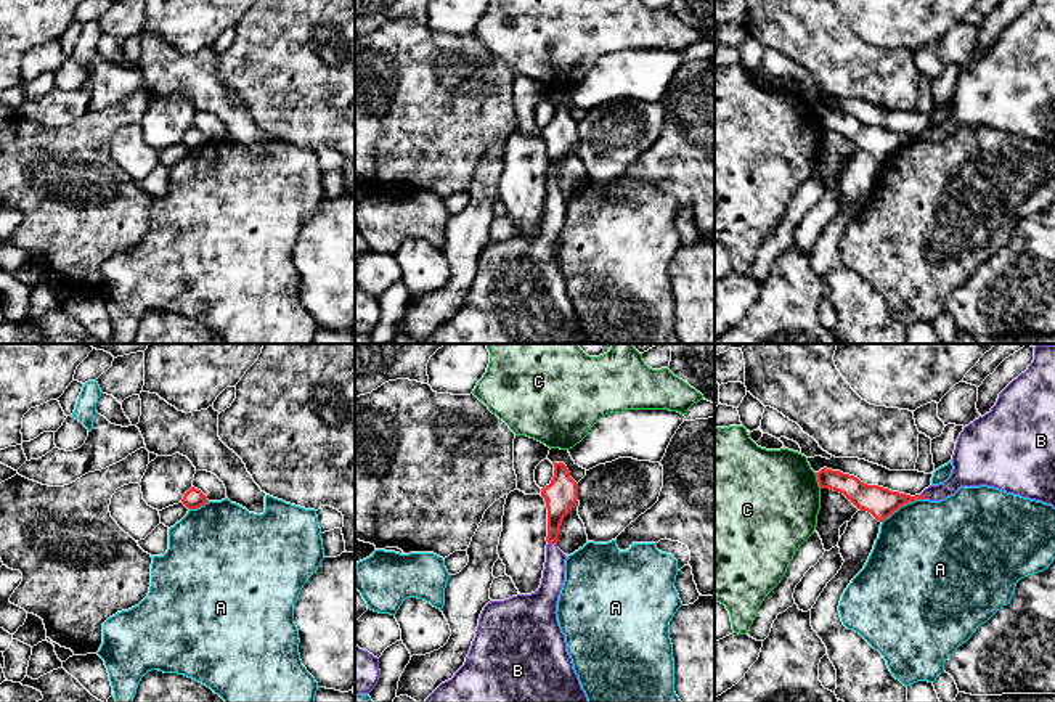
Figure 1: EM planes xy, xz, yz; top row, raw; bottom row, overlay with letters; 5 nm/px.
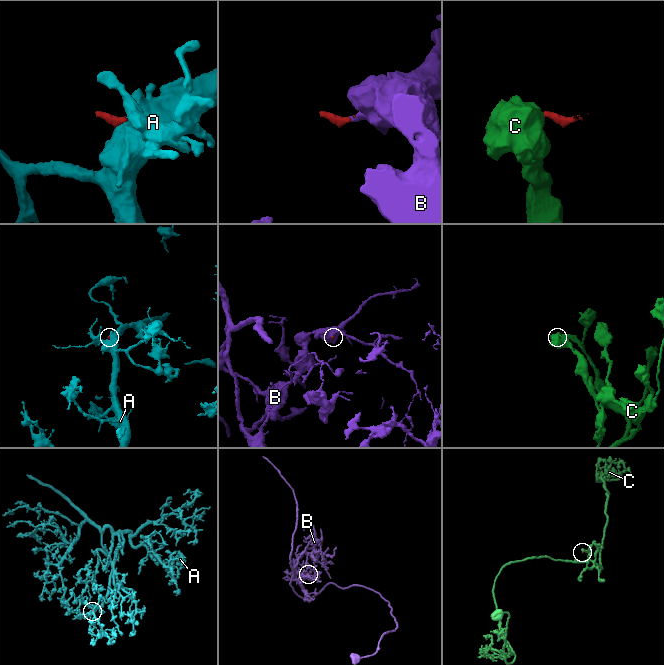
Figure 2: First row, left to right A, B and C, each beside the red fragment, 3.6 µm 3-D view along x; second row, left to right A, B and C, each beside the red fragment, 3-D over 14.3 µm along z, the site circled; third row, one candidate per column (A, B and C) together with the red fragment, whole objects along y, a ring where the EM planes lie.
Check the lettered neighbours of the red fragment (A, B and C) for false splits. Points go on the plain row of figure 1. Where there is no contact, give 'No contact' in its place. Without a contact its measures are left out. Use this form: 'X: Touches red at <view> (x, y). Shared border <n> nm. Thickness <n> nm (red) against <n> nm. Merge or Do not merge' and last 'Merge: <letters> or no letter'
A: Touches red at yz (903, 145). Shared border 240 nm. Thickness 150 nm (red) against 480 nm. Do not merge
B: Touches red at xz (553, 182). Shared border 50 nm. Thickness 160 nm (red) against 110 nm. Merge
C: Touches red at yz (818, 121). Shared border 90 nm. Thickness 130 nm (red) against 500 nm. Do not merge
Merge: B

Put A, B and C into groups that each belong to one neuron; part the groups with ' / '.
A / B / C

